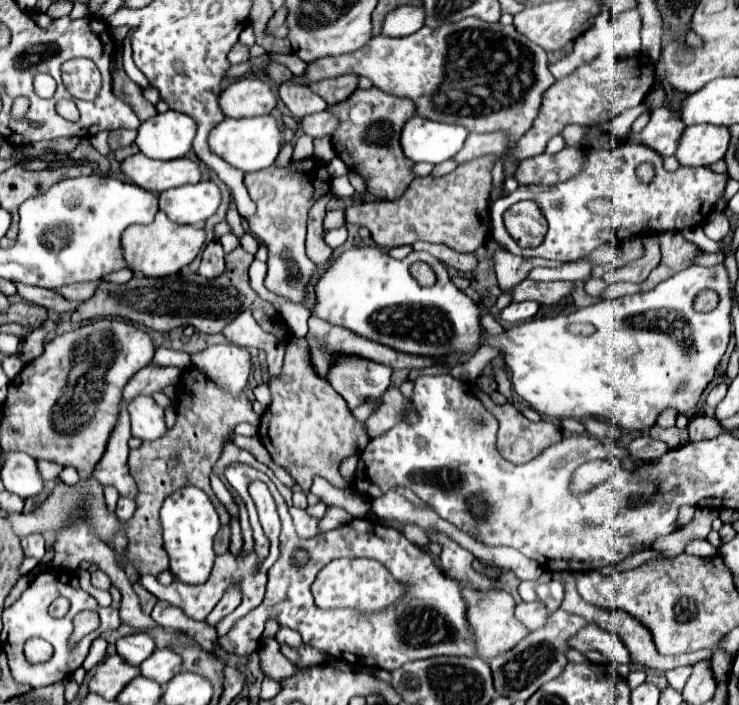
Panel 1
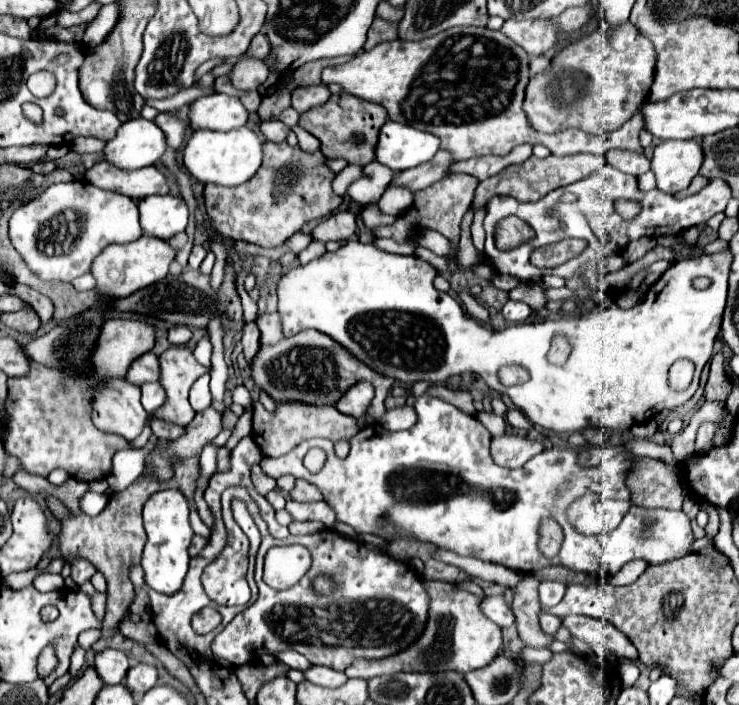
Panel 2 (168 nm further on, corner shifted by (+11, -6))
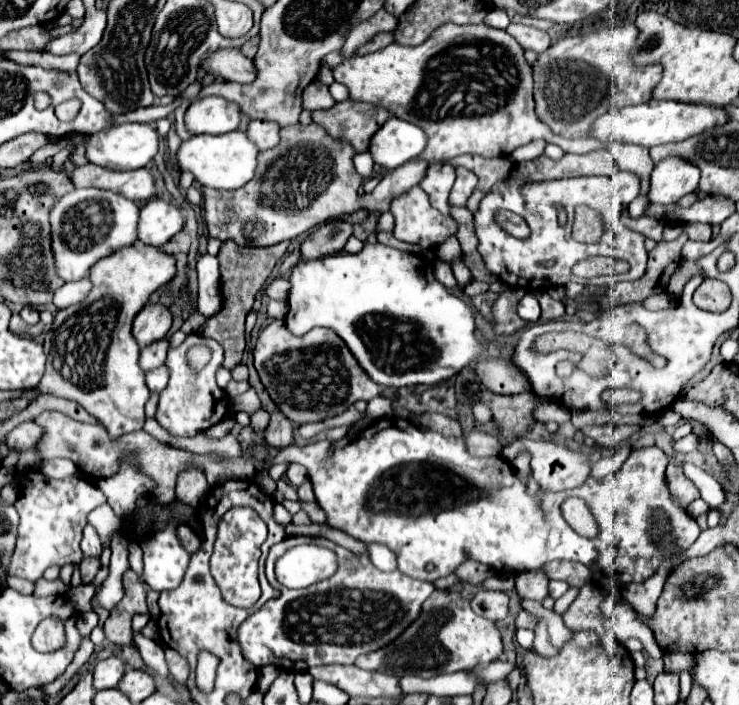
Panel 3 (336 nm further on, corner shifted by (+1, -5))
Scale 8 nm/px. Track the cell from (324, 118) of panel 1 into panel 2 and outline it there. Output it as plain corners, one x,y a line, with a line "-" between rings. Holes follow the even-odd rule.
266,120
266,122
260,122
260,132
266,140
270,142
284,142
286,140
286,134
288,134
288,126
280,120

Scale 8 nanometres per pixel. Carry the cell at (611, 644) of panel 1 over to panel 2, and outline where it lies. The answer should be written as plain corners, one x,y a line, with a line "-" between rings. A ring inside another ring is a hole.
524,576
514,586
512,612
516,616
520,638
530,648
546,648
554,640
554,636
544,634
538,626
538,608
540,608
538,586
540,582
534,576

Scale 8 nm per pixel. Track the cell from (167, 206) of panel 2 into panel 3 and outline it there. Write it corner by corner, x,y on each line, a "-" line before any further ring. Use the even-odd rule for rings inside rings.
160,197
146,201
140,209
138,239
150,245
164,245
178,231
184,229
186,217
174,203
168,203

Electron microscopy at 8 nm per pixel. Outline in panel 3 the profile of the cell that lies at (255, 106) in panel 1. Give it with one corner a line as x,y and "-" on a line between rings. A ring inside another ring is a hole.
206,97
194,101
186,109
186,129
192,135
222,135
238,129
240,125
240,107
222,97

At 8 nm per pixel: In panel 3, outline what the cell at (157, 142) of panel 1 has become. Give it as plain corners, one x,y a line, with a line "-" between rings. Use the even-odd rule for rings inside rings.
122,123
116,127
110,127
102,133
90,135
90,141
86,145
86,157
94,165
102,165
114,171
132,171
146,167
154,155
158,153
158,131
150,123

